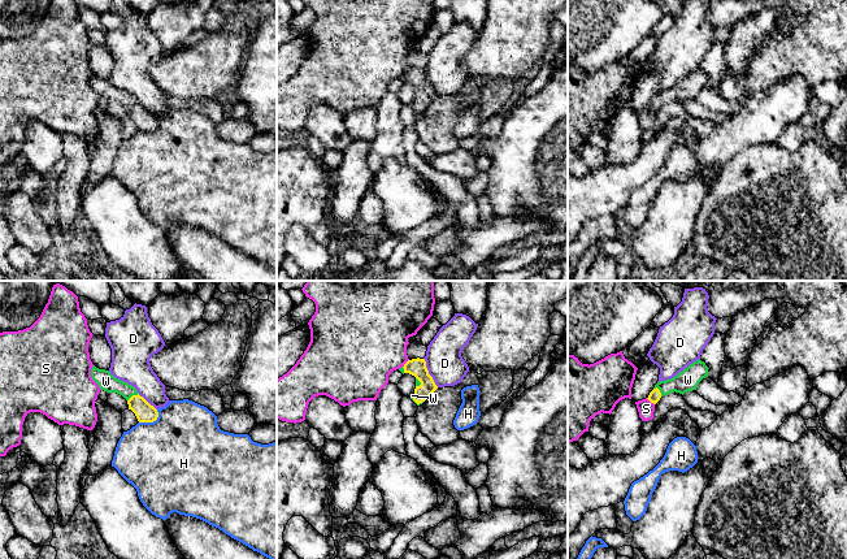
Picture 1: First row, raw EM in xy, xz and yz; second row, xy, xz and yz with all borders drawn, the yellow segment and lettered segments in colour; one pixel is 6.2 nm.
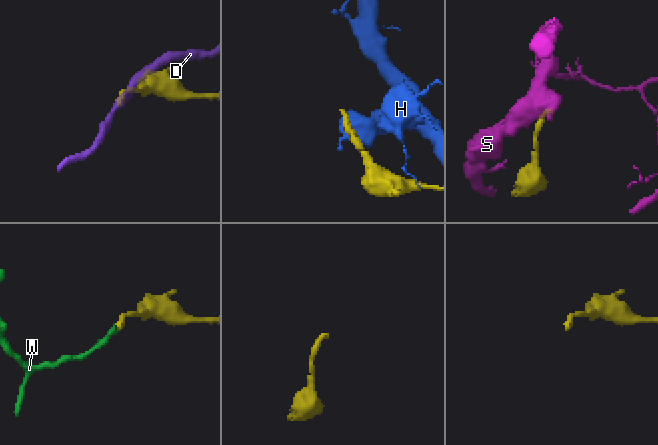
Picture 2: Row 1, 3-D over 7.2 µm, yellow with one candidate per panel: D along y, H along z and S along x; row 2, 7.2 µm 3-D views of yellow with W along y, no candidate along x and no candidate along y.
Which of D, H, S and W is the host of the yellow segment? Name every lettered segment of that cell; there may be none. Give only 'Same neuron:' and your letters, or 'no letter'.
Same neuron: W

